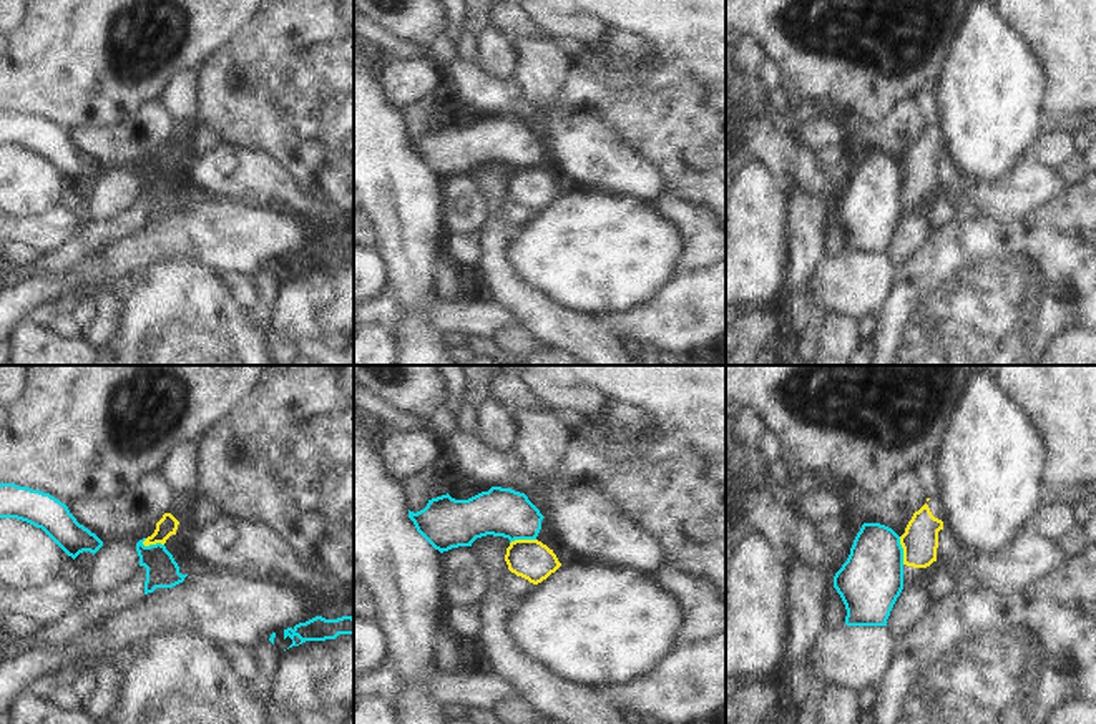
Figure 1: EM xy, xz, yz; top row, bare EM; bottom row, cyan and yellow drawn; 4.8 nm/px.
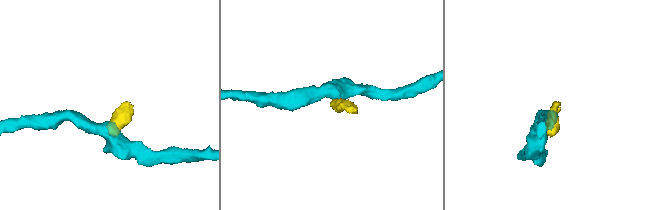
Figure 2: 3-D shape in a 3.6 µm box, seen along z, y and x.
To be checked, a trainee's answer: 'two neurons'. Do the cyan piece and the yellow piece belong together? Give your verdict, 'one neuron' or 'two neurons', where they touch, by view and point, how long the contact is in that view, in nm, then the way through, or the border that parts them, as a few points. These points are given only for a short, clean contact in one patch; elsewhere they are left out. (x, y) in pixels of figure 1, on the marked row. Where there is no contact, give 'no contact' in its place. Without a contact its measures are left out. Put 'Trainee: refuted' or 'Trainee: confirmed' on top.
Trainee: confirmed
two neurons; contact yz (902, 550); length 140 nm

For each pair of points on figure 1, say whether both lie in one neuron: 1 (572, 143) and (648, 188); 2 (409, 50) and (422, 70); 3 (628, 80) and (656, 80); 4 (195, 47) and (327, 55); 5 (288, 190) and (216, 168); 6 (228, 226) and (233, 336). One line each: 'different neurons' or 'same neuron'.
1: same neuron
2: different neurons
3: different neurons
4: different neurons
5: same neuron
6: different neurons

